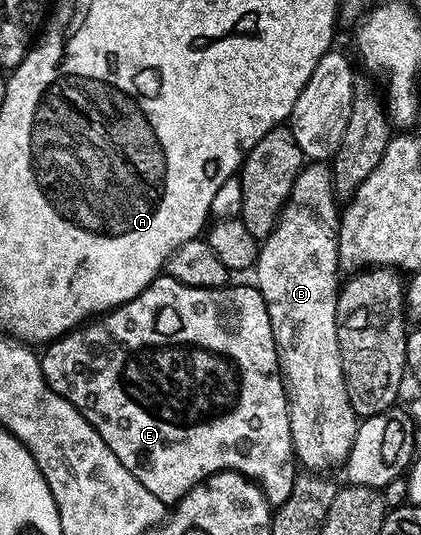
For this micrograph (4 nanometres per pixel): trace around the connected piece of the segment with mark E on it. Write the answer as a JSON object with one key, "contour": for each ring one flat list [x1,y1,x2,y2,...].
{"contour":[[166,274,160,275,141,295,125,302,119,308,84,323,58,340,52,340,42,349,41,363,48,386,61,398,65,398,88,422,101,434,101,438,117,454,121,466,149,490,164,505,178,502,195,484,212,476,214,472,239,472,255,481,262,488,267,503,278,506,289,498,293,482,297,475,295,448,289,434,289,414,287,413,287,395,283,389,283,375,279,373,279,359,273,342,273,326,269,322,269,310,263,301,263,295,254,286,248,288,194,288,182,284,180,280]]}

